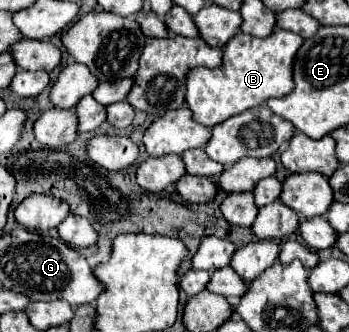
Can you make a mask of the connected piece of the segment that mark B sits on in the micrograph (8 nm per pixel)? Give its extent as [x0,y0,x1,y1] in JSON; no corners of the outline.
[185,29,303,127]

